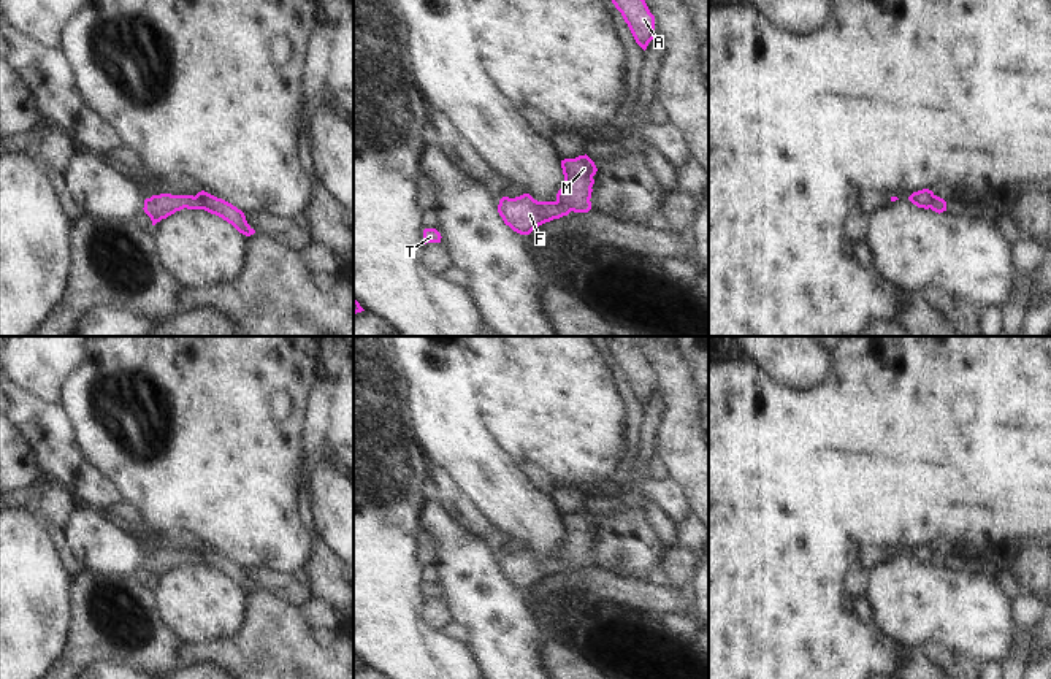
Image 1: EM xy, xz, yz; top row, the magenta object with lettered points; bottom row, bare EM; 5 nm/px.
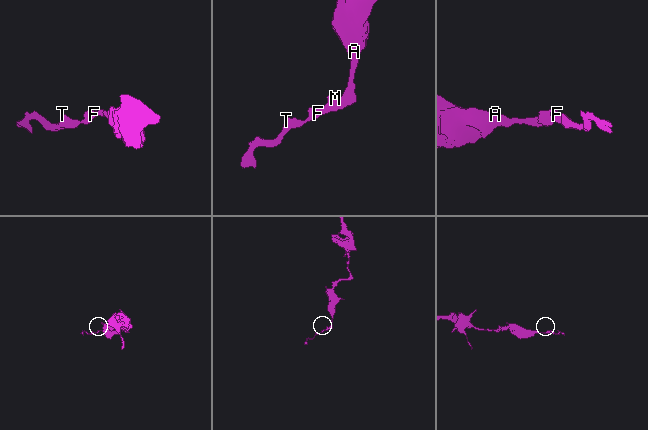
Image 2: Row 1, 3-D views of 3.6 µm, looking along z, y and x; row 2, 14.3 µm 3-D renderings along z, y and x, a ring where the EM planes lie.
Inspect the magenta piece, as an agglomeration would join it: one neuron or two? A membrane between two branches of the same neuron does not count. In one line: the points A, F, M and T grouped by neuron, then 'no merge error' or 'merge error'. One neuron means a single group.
A F M T; no merge error

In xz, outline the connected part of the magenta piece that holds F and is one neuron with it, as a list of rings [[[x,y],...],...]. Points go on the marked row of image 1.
[[[585,154],[561,160],[564,184],[555,201],[537,201],[529,194],[515,198],[503,197],[498,213],[504,224],[520,235],[529,235],[539,225],[574,213],[591,209],[591,192],[598,168]]]

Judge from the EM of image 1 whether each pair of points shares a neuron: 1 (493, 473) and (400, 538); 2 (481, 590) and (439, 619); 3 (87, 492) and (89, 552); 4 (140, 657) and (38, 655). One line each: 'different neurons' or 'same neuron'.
1: different neurons
2: different neurons
3: different neurons
4: different neurons

